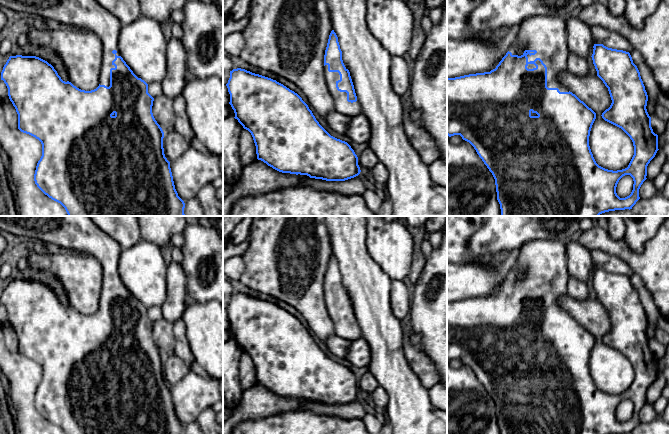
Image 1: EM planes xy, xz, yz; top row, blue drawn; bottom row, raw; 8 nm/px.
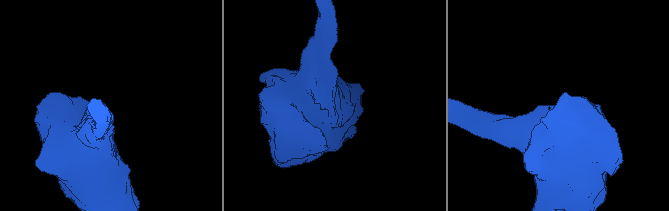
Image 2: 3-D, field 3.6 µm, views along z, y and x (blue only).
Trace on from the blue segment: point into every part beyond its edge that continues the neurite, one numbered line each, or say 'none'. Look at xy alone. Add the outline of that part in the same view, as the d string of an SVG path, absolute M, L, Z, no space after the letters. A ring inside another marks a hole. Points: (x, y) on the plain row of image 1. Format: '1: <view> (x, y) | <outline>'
1: xy (74, 233) | M0 216L0 231L28 239L39 239L68 251L87 253L95 257L102 266L100 309L110 310L110 293L115 292L112 285L116 279L120 280L118 262L122 248L117 241L101 230L89 216Z

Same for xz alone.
1: xz (342, 330) | M328 289L324 290L324 300L326 303L326 309L328 314L334 324L335 335L345 338L347 340L354 341L359 338L362 338L361 330L358 325L348 326L347 317L340 316L336 312L336 306L340 304L340 299L338 296L329 296Z

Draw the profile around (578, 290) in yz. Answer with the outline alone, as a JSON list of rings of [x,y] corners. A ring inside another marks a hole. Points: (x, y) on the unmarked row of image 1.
[[[569,276],[567,293],[569,296],[578,301],[585,301],[589,299],[589,292],[587,284],[574,279],[572,276]]]

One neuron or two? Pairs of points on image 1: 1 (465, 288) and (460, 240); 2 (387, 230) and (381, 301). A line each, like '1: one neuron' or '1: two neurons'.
1: two neurons
2: two neurons

